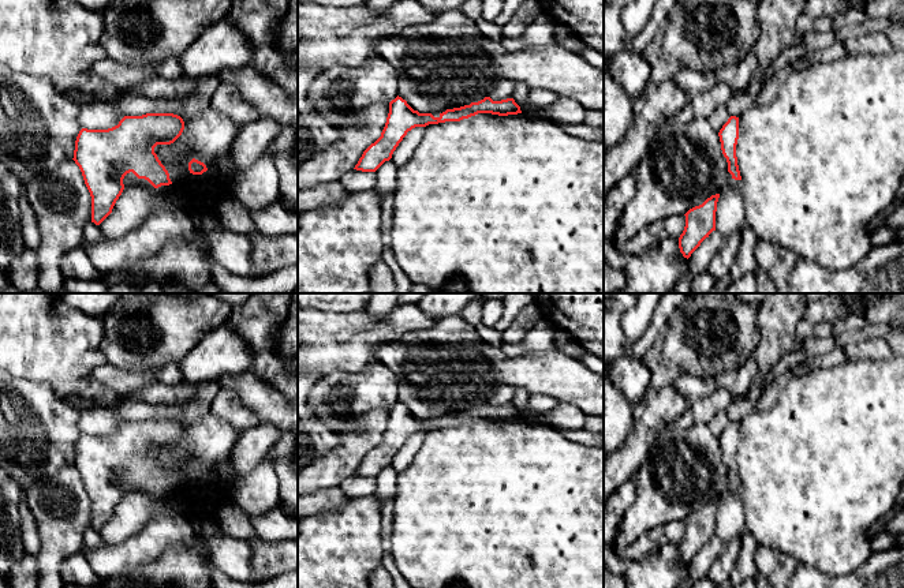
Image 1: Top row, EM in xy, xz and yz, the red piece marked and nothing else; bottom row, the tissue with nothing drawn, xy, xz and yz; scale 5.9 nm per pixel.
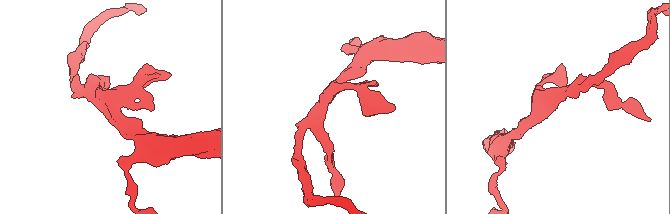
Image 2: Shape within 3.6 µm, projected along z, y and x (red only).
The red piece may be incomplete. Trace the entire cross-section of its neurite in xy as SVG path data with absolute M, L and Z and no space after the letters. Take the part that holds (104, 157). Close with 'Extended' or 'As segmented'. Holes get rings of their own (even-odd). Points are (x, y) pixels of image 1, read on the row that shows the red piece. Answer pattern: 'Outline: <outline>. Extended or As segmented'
Outline: M146 113L124 116L108 130L79 131L72 160L91 196L91 222L100 225L112 213L126 186L156 191L172 184L154 147L173 143L183 130L178 115Z. Extended

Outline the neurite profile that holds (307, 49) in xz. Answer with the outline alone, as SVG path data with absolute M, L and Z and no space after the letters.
M298 0L298 70L320 65L363 67L370 57L378 55L376 42L400 33L407 26L429 23L434 14L418 0L396 0L388 10L374 11L363 5L321 7Z

